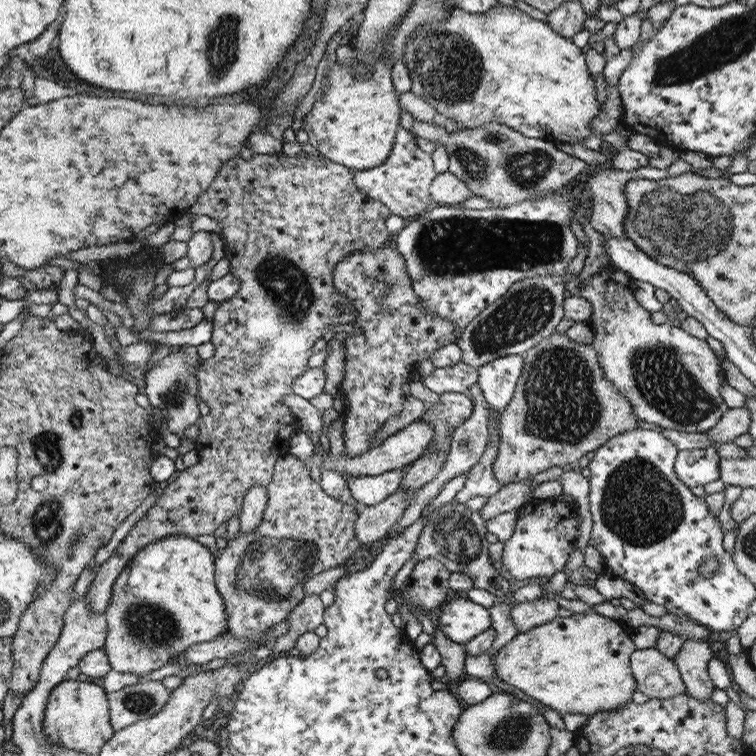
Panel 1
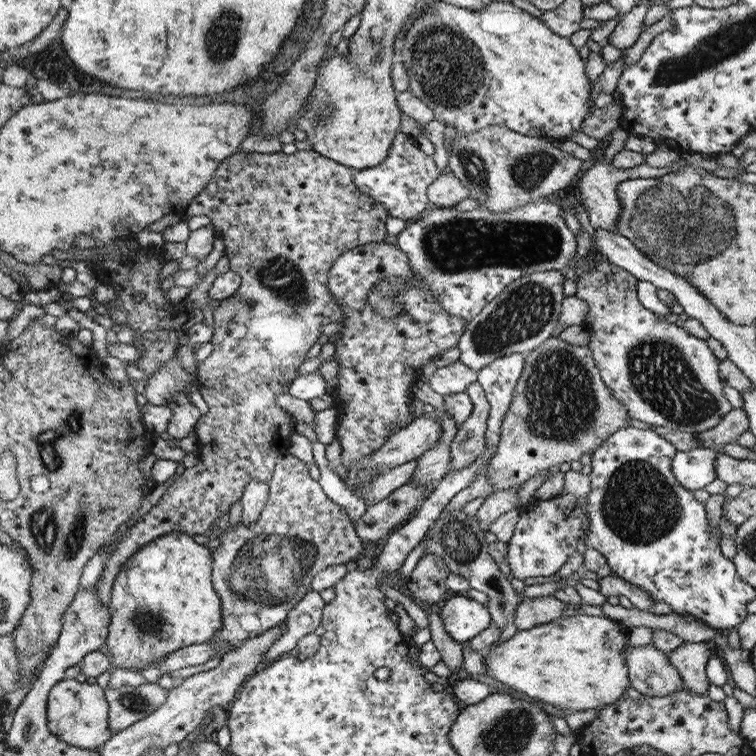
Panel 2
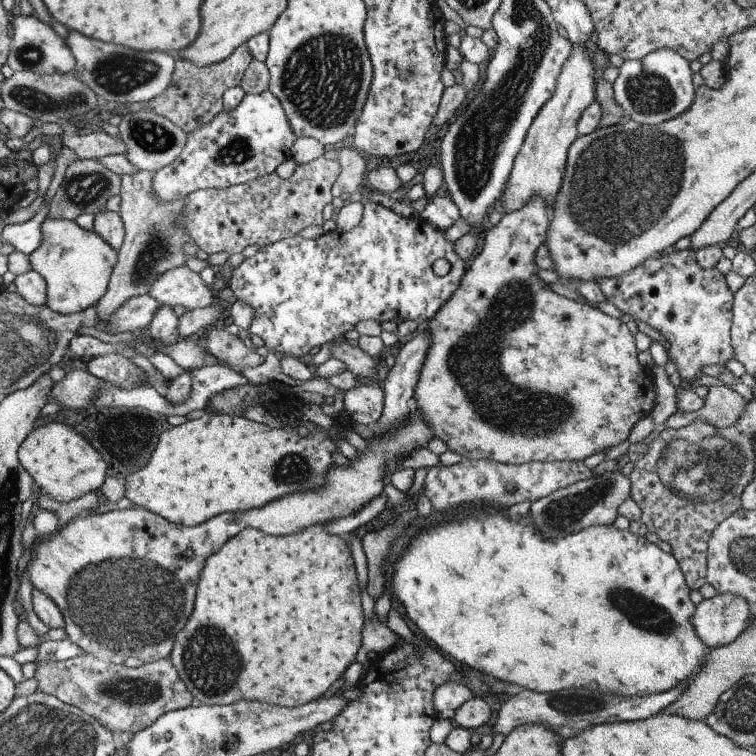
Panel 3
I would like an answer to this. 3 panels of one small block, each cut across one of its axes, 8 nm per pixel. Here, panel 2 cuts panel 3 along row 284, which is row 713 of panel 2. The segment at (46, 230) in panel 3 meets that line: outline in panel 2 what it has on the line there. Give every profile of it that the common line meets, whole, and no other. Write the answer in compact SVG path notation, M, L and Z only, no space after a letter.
M78 678L64 679L52 686L47 696L48 728L52 734L75 747L99 751L101 746L112 736L108 714L109 705L104 689L97 683L83 683L78 681Z

